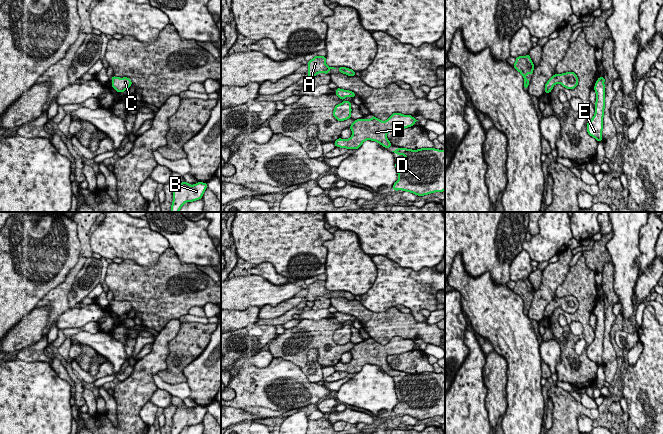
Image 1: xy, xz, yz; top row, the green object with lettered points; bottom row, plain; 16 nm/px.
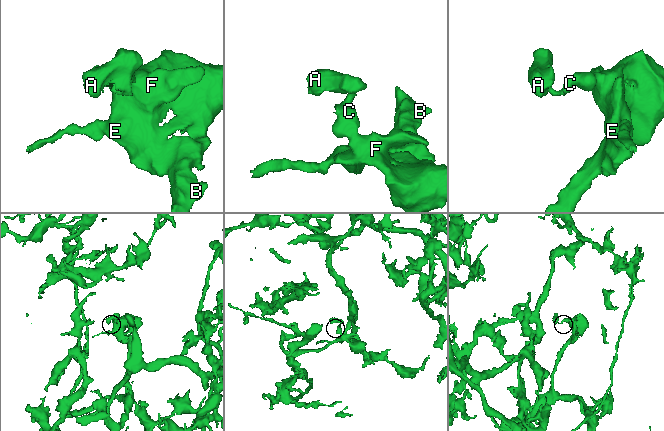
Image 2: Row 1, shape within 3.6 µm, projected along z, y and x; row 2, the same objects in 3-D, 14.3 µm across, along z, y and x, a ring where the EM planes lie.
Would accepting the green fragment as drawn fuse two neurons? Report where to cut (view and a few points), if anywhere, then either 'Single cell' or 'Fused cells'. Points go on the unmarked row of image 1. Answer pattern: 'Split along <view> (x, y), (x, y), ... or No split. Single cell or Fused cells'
No split. Single cell

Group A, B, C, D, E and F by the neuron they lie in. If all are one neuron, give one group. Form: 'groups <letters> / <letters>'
groups A B C D E F

